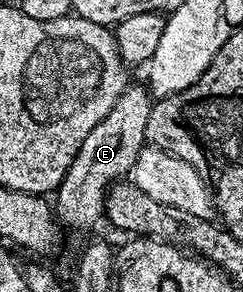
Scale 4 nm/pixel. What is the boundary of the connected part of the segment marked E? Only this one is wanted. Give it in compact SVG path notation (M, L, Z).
M130 86L125 89L119 102L111 110L111 114L107 114L107 118L103 118L103 122L99 122L99 126L95 126L95 130L91 130L91 134L87 134L87 138L83 140L83 146L79 146L63 182L55 193L55 215L66 229L69 227L73 232L85 232L92 224L102 223L105 215L105 195L117 181L126 179L132 173L135 158L139 158L139 154L147 147L145 138L147 118L151 118L154 103L154 97L148 87Z

